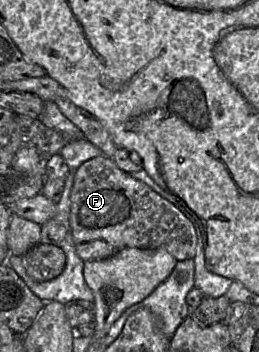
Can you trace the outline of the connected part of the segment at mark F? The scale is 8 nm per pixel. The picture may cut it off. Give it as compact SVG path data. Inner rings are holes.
M108 156L92 158L76 169L71 191L70 225L76 252L84 262L107 259L127 248L162 248L178 261L193 259L196 254L198 236L192 220L177 205L121 170Z

